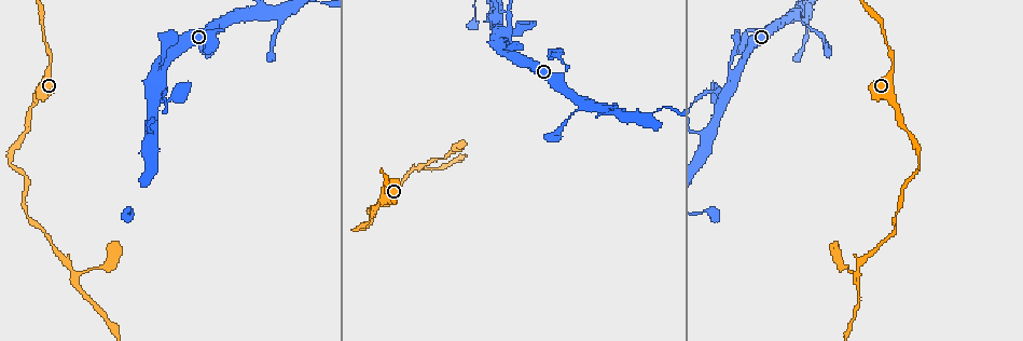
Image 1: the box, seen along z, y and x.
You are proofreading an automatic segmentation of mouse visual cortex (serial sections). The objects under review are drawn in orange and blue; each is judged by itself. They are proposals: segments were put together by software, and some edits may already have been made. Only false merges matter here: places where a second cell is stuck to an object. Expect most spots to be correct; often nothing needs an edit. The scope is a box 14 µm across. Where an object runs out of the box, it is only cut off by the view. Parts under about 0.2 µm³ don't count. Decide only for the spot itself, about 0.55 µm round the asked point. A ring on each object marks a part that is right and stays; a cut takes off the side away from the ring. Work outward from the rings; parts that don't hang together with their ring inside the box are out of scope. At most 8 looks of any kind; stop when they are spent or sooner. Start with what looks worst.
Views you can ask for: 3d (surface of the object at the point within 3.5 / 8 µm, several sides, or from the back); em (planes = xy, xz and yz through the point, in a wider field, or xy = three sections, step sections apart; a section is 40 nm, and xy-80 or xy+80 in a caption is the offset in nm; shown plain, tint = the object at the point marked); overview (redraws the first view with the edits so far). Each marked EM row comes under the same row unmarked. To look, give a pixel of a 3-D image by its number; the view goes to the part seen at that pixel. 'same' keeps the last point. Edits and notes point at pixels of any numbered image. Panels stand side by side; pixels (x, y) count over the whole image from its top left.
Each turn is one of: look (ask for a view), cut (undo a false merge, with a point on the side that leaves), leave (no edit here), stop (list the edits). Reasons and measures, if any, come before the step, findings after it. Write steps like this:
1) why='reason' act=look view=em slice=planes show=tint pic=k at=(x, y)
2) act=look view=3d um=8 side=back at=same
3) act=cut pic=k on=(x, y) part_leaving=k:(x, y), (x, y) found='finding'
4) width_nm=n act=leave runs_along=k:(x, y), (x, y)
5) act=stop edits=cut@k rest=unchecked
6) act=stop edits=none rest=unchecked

act=look view=3d um=3.5 pic=1 at=(859, 275)

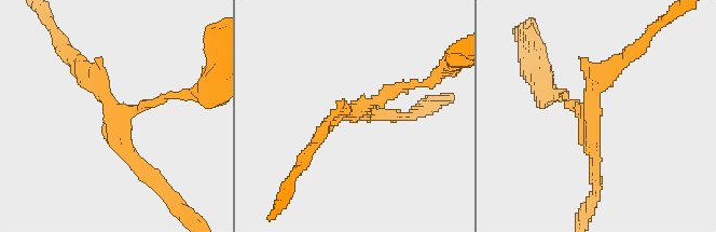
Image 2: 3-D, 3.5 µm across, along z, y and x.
act=look view=em slice=planes show=tint pic=2 at=(588, 117)

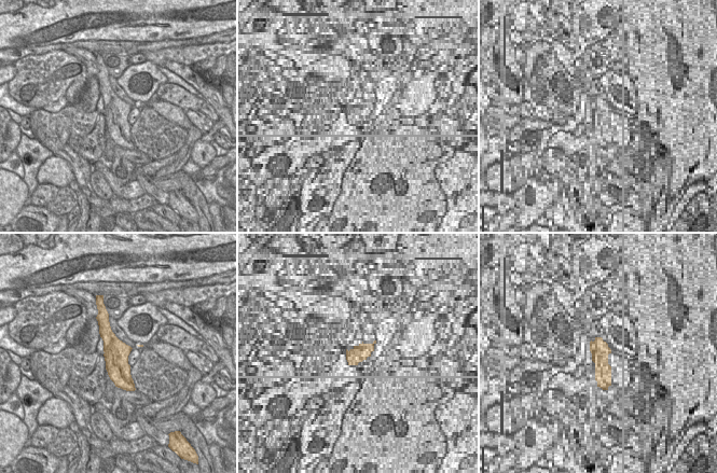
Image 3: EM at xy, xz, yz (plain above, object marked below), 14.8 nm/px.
width_nm=360 act=leave runs_along=3:(106, 321), (106, 333), (127, 386) found='all the same cell'

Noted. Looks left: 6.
why='narrows sharply' act=look view=3d um=3.5 pic=1 at=(892, 61)

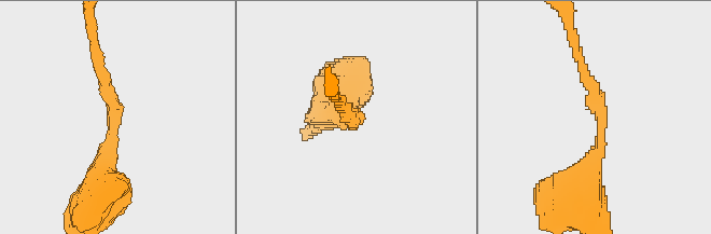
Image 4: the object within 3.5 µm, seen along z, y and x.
arm_widths_nm=200,450 act=leave runs_along=4:(570, 194), (600, 145), (581, 65) found='all the same cell'

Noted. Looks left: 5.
act=look view=3d um=3.5 pic=1 at=(727, 97)

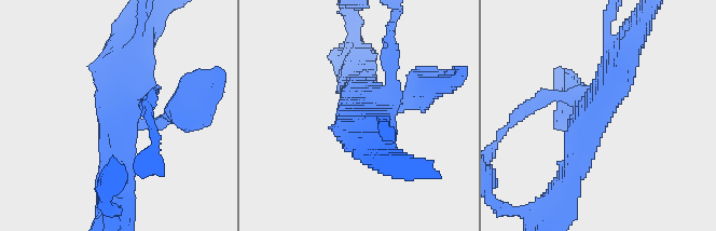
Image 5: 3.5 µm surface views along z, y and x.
act=look view=em slice=xy step=2 show=tint pic=5 at=(362, 109)

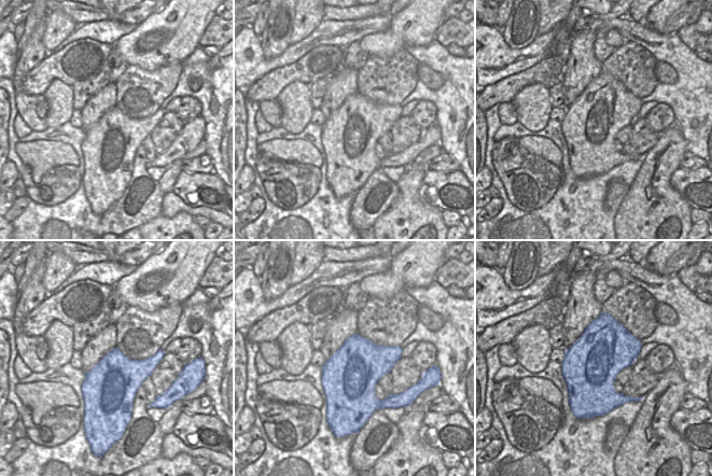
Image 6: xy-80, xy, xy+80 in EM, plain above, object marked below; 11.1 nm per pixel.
why='another direction' act=look view=em slice=xy step=1 show=tint at=same

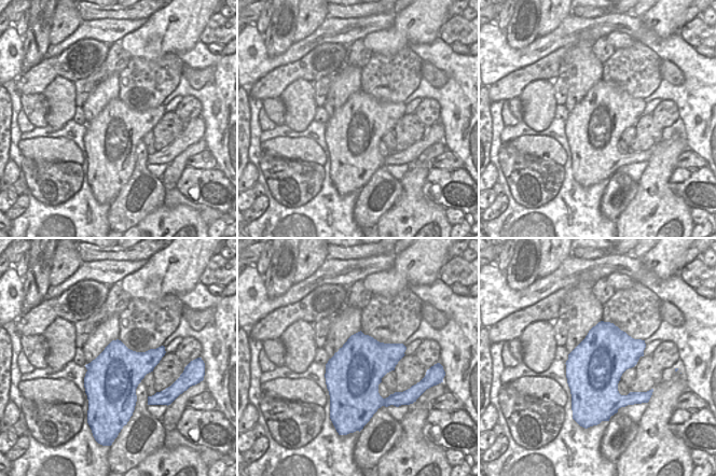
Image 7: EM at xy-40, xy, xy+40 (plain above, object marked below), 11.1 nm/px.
act=leave runs_along=5:(623, 51), (572, 177) found='continuous, no second cell'

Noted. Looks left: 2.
act=stop edits=none rest=unchecked

